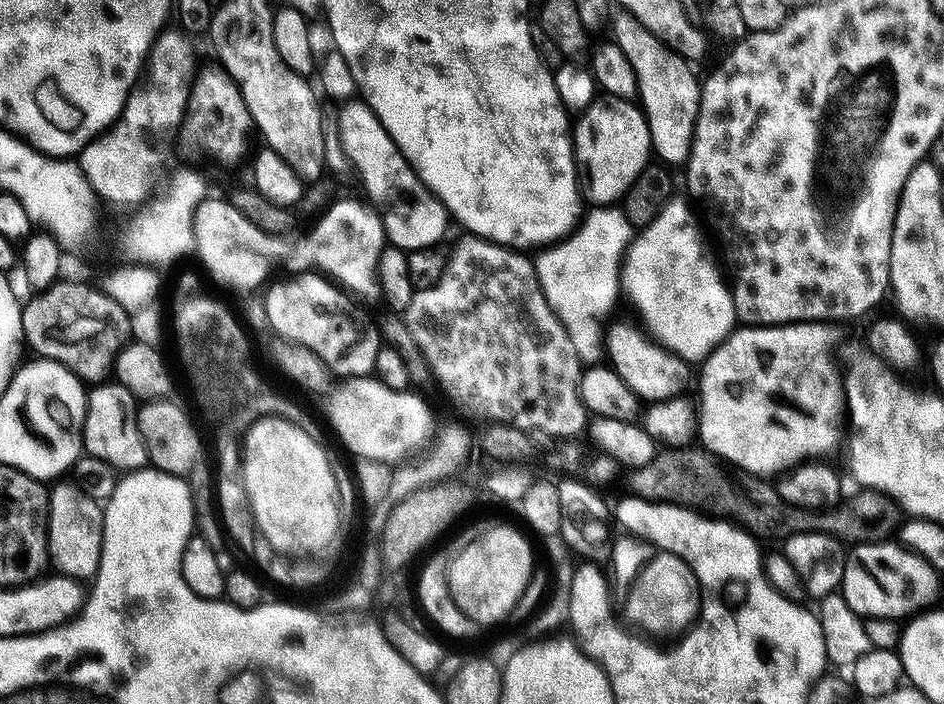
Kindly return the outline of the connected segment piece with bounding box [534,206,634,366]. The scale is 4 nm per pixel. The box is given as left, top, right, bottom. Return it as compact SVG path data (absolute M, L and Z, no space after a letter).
M596 206L591 209L592 213L585 215L583 219L579 221L578 227L571 234L564 237L563 240L553 243L551 246L545 247L544 252L541 254L537 260L534 260L534 271L536 277L540 280L540 289L544 292L544 297L546 302L554 310L554 314L562 322L562 326L566 330L566 334L570 338L570 342L574 346L574 354L578 354L581 365L584 366L596 366L605 359L606 356L606 323L604 324L604 319L612 312L612 307L616 304L616 292L618 296L618 289L621 287L620 283L620 269L622 267L622 261L624 259L625 251L629 244L632 243L634 239L634 229L628 219L624 216L623 211L616 206Z

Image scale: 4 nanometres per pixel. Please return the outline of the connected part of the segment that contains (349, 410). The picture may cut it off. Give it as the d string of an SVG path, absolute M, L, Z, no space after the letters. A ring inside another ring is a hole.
M374 376L353 377L335 385L329 395L328 416L339 438L356 457L394 466L406 454L415 453L432 428L429 406L411 392L390 390Z

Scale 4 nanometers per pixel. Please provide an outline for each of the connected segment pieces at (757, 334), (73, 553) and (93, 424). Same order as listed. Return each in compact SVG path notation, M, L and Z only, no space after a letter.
M804 322L799 324L786 324L783 326L740 326L737 327L734 331L728 335L725 340L719 344L719 346L713 350L713 352L706 357L706 359L702 362L702 368L704 368L704 373L699 373L698 376L698 384L700 380L700 400L698 399L698 440L703 447L707 448L709 452L714 452L716 455L722 457L724 460L728 461L729 464L735 464L738 468L744 468L748 472L753 472L755 476L759 476L761 478L772 478L772 475L775 472L780 472L779 474L787 473L789 470L805 463L811 461L813 458L828 458L824 456L828 456L832 451L835 450L836 447L840 444L840 431L845 431L846 428L846 409L845 402L841 399L840 394L840 381L837 379L836 368L832 366L831 360L829 360L829 356L826 355L826 350L828 349L828 337L830 335L829 325L824 325L823 328L819 328L816 322Z
M75 486L69 487L69 492L60 492L57 496L55 493L51 497L48 518L48 555L51 567L57 573L71 576L80 582L91 581L100 565L103 537L103 511L95 503L86 503L85 496Z
M104 382L87 393L88 409L84 415L83 451L102 458L117 470L140 470L148 464L148 451L138 430L136 414L138 401L132 392L119 382Z

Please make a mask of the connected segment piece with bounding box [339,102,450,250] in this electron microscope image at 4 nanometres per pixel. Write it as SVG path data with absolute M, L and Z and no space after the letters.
M357 102L346 106L344 104L339 111L339 144L344 148L347 163L352 168L356 167L364 183L364 192L369 196L367 199L378 209L378 215L384 222L387 243L405 250L439 245L439 240L450 225L450 213L444 203L421 182L390 134L380 125L372 108Z

